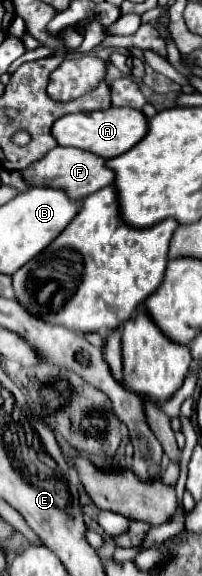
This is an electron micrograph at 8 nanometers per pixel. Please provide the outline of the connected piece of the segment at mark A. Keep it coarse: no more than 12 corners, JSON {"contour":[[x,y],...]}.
{"contour":[[135,108],[67,114],[53,124],[59,146],[103,158],[147,134]]}

